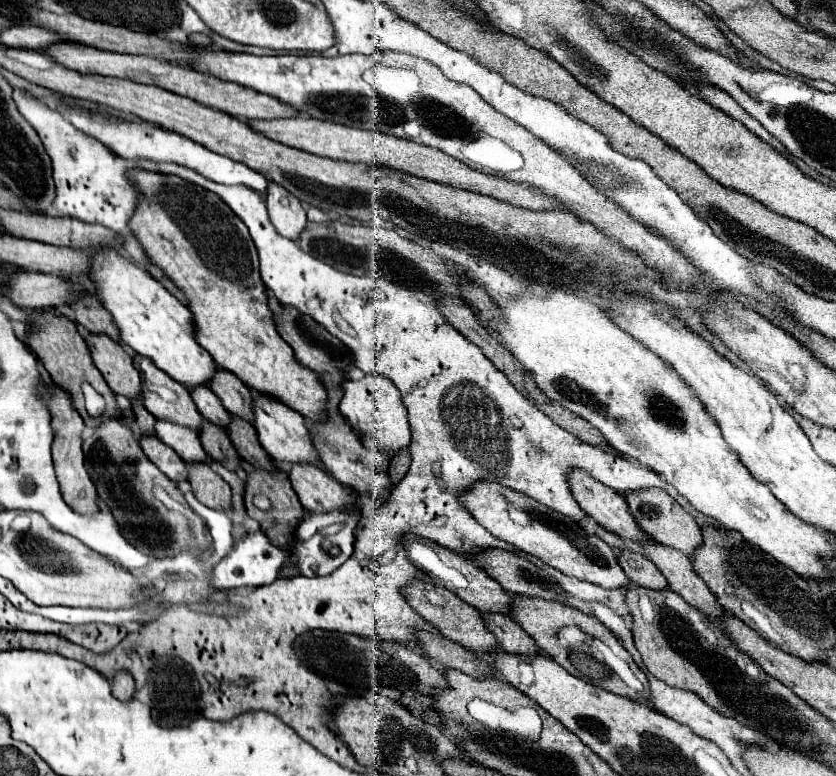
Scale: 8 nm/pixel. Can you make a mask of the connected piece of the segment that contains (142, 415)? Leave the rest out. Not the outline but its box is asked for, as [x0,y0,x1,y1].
[132,401,154,437]

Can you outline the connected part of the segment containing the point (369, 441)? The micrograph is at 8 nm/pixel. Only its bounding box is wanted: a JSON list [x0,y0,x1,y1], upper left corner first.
[338,373,410,455]

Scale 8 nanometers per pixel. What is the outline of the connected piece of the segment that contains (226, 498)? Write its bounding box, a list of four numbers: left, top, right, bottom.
[186,463,232,511]

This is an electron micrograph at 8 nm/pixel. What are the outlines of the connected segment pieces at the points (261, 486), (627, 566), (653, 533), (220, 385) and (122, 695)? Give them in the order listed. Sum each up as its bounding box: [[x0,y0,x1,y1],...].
[[244,471,304,547],[618,551,668,589],[626,489,702,557],[210,369,254,425],[112,671,136,701]]

